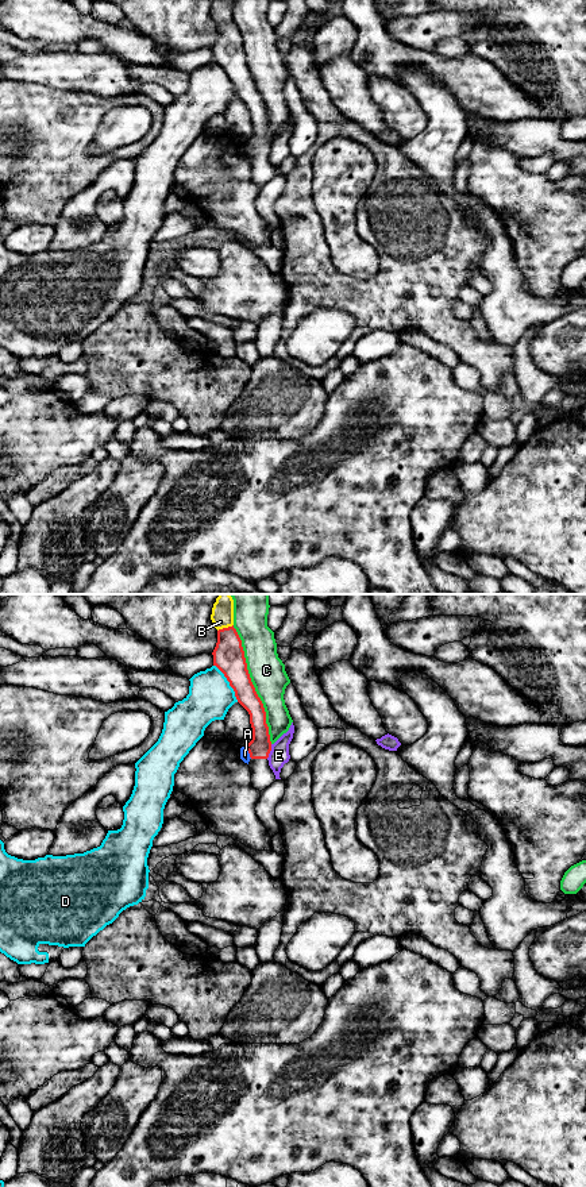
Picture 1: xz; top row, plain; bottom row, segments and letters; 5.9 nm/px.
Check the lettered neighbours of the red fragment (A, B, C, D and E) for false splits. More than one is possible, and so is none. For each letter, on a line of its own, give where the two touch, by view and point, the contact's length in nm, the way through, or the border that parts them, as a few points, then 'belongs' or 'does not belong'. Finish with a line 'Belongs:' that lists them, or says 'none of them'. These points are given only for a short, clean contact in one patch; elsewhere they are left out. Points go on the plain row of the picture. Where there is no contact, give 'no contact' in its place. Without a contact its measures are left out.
A: meets red in xz at (249, 147); contact 90 nm long; border along xz (243, 142), (251, 153); does not belong
B: meets red in xz at (224, 23); contact 100 nm long; does not belong
C: meets red in xz at (253, 80); contact 750 nm long; does not belong
D: meets red in xz at (230, 78); contact 260 nm long; does not belong
E: meets red in xz at (270, 145); contact 90 nm long; border along xz (272, 139), (266, 153); does not belong
Belongs: none of them

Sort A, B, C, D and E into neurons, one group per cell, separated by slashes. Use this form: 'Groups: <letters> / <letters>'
Groups: A / B / C / D / E

